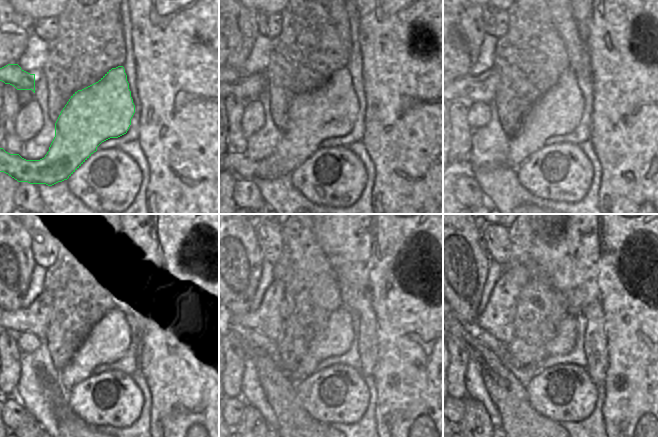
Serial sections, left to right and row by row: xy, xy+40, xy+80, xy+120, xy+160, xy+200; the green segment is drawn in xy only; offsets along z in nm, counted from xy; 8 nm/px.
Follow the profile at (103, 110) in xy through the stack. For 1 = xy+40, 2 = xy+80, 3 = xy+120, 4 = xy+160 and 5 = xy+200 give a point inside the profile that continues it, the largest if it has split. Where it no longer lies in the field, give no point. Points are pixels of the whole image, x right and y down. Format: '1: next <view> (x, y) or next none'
1: next xy+40 (330, 111)
2: next xy+80 (557, 113)
3: next xy+120 (109, 339)
4: next xy+160 (335, 340)
5: next xy+200 (564, 341)

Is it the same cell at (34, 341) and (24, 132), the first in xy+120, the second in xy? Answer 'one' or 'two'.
one

